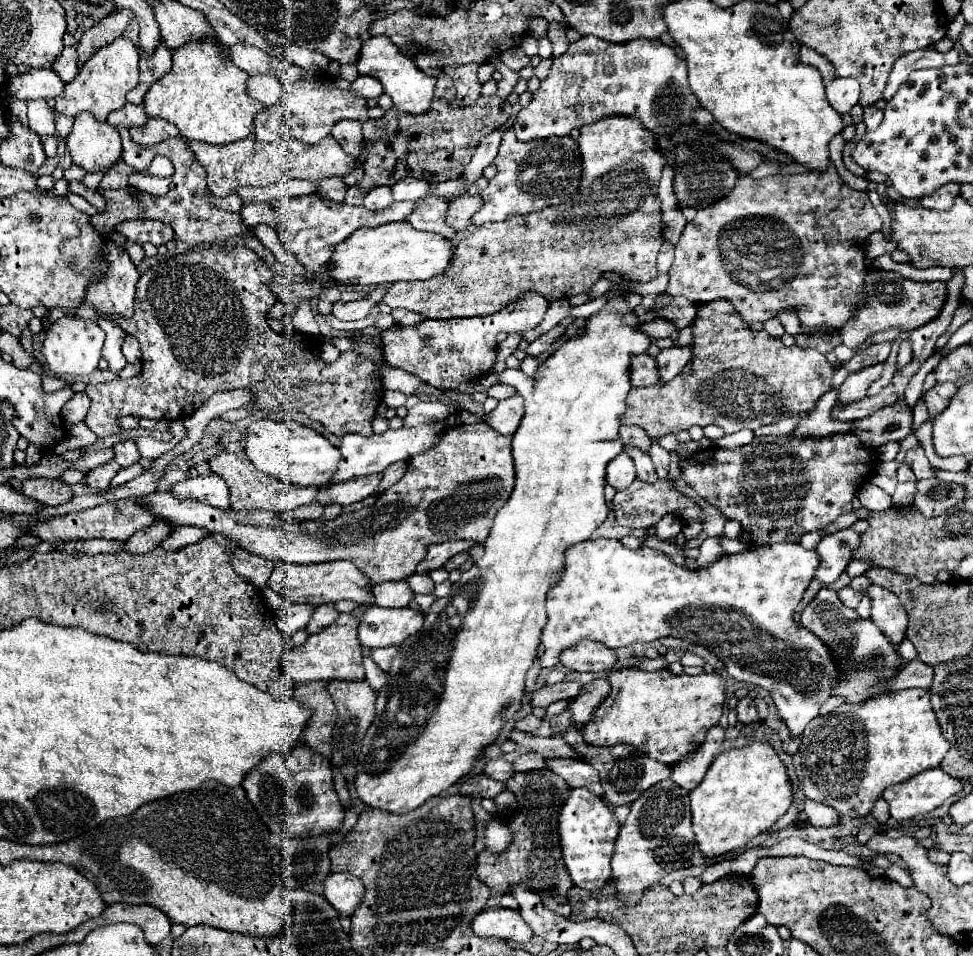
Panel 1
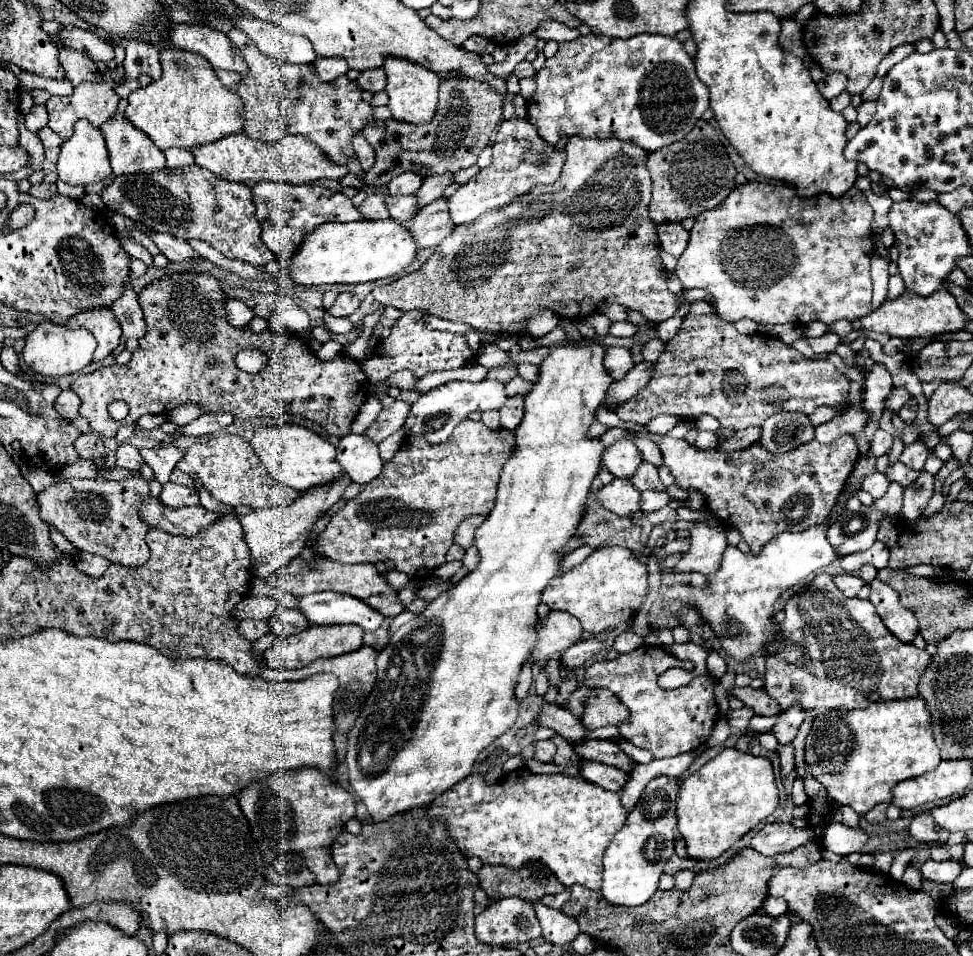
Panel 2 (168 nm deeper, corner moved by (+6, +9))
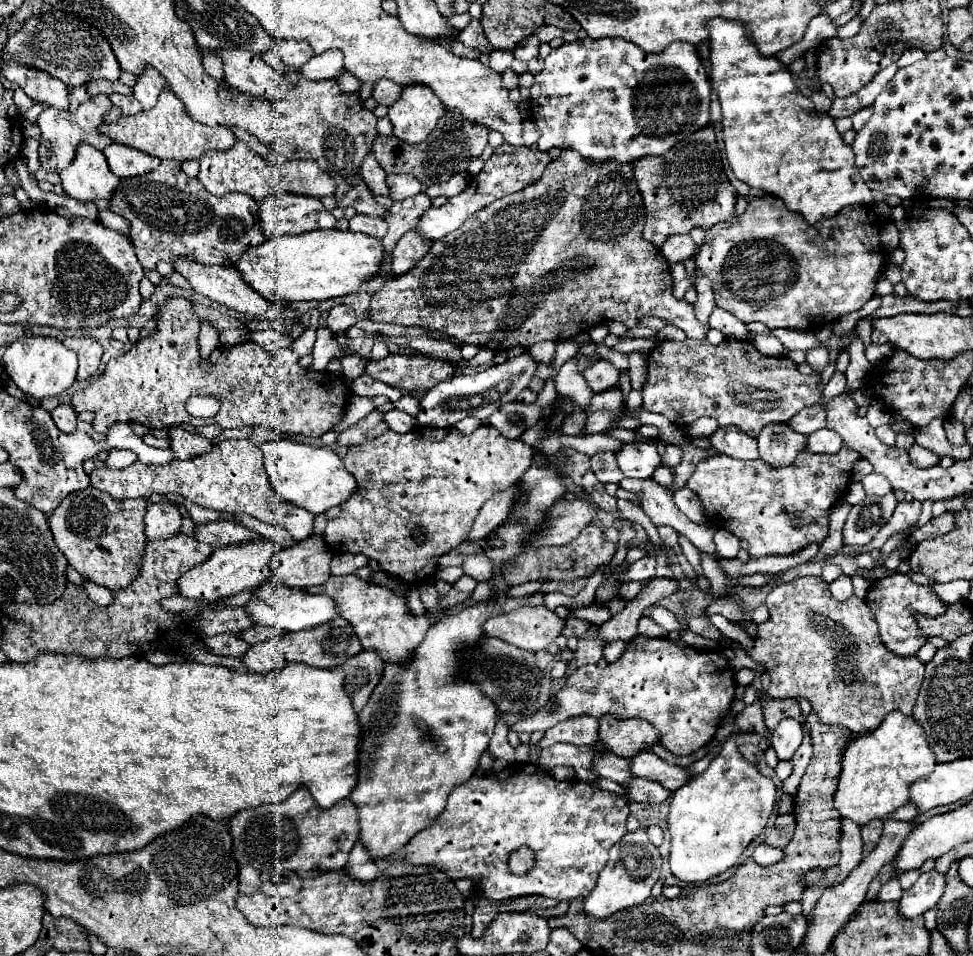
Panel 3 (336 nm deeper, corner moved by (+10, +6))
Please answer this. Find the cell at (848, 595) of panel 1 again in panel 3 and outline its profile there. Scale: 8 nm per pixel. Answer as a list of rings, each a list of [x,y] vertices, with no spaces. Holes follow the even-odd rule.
[[[845,574],[839,576],[837,580],[831,582],[829,590],[831,590],[833,598],[837,598],[837,600],[847,600],[847,598],[851,598],[851,596],[853,596],[853,584],[851,584],[851,578],[845,576]]]

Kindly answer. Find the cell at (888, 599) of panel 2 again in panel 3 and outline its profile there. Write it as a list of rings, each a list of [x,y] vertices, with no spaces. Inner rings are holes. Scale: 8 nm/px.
[[[891,574],[887,578],[879,578],[871,584],[867,592],[867,604],[871,606],[875,620],[879,624],[879,636],[881,642],[897,656],[915,656],[917,650],[925,644],[925,634],[919,630],[915,624],[914,614],[919,613],[924,616],[937,616],[945,610],[945,602],[929,588],[917,586],[911,582],[905,574]]]

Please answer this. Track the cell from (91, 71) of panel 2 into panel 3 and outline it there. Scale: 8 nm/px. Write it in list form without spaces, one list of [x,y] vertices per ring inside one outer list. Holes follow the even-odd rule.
[[[93,80],[93,82],[87,82],[85,88],[87,88],[87,92],[91,96],[97,96],[97,94],[113,94],[113,92],[133,94],[129,86],[125,86],[121,82],[109,82],[109,80]]]

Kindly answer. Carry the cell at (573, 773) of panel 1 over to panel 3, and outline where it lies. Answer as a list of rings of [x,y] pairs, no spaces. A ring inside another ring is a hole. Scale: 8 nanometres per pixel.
[[[641,778],[631,780],[631,784],[623,788],[625,788],[625,794],[629,794],[629,798],[635,802],[661,802],[669,796],[669,790],[665,790],[657,782],[649,782]]]

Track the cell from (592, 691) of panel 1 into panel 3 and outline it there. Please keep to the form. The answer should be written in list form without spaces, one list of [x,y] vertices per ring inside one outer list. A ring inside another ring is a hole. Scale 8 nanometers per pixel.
[[[605,714],[599,718],[599,742],[613,754],[627,758],[627,754],[635,754],[645,750],[649,744],[657,744],[657,732],[645,720],[617,720],[615,716]]]

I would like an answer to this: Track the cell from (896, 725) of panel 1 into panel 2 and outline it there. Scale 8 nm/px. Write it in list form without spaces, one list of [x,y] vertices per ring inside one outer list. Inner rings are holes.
[[[913,697],[905,701],[873,703],[867,709],[829,711],[827,715],[819,717],[805,741],[805,763],[815,779],[825,785],[831,799],[841,805],[853,807],[859,815],[865,815],[877,803],[891,803],[891,791],[897,783],[933,771],[941,763],[941,757],[933,741],[931,715],[925,707],[925,701]]]

